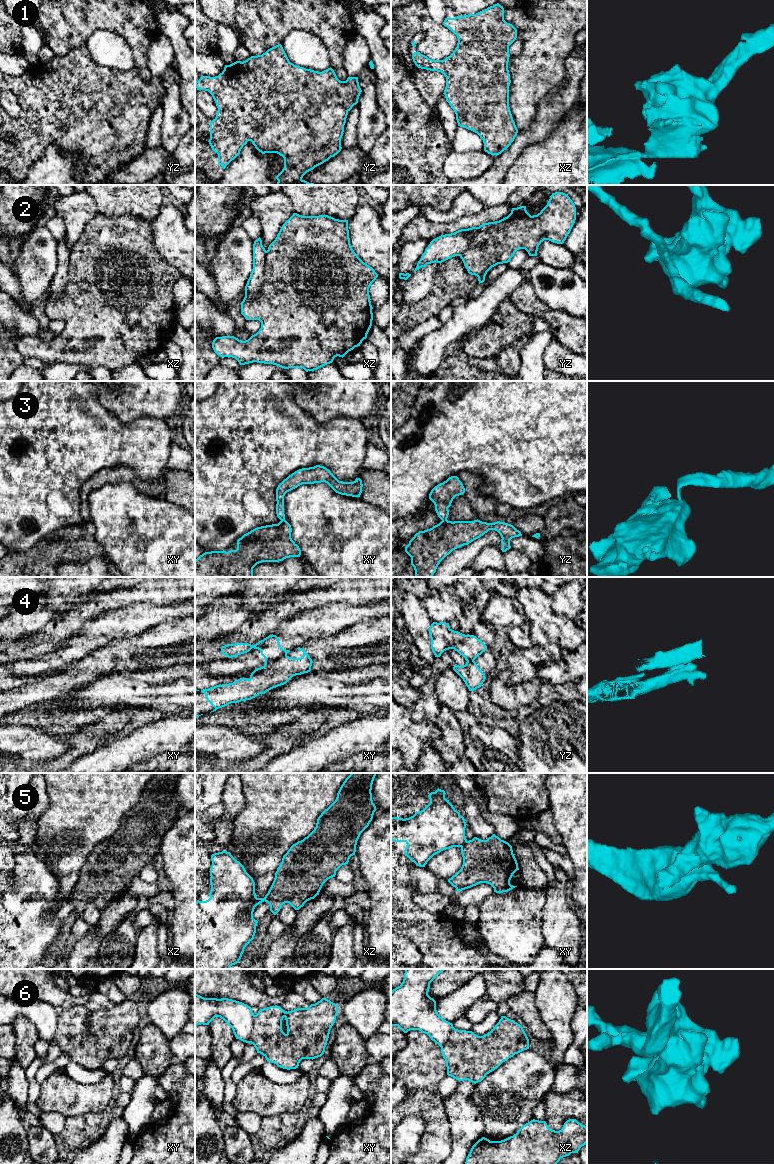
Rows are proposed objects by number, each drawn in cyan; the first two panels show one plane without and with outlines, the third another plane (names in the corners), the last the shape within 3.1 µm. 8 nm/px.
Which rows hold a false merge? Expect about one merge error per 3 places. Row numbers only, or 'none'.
2, 3, 4, 5, 6

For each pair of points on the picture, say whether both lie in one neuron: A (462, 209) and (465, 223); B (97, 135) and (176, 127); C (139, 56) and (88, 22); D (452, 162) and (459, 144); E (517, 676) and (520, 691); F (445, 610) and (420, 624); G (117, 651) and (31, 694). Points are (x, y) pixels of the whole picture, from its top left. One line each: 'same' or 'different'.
A: different
B: different
C: same
D: different
E: different
F: different
G: same

